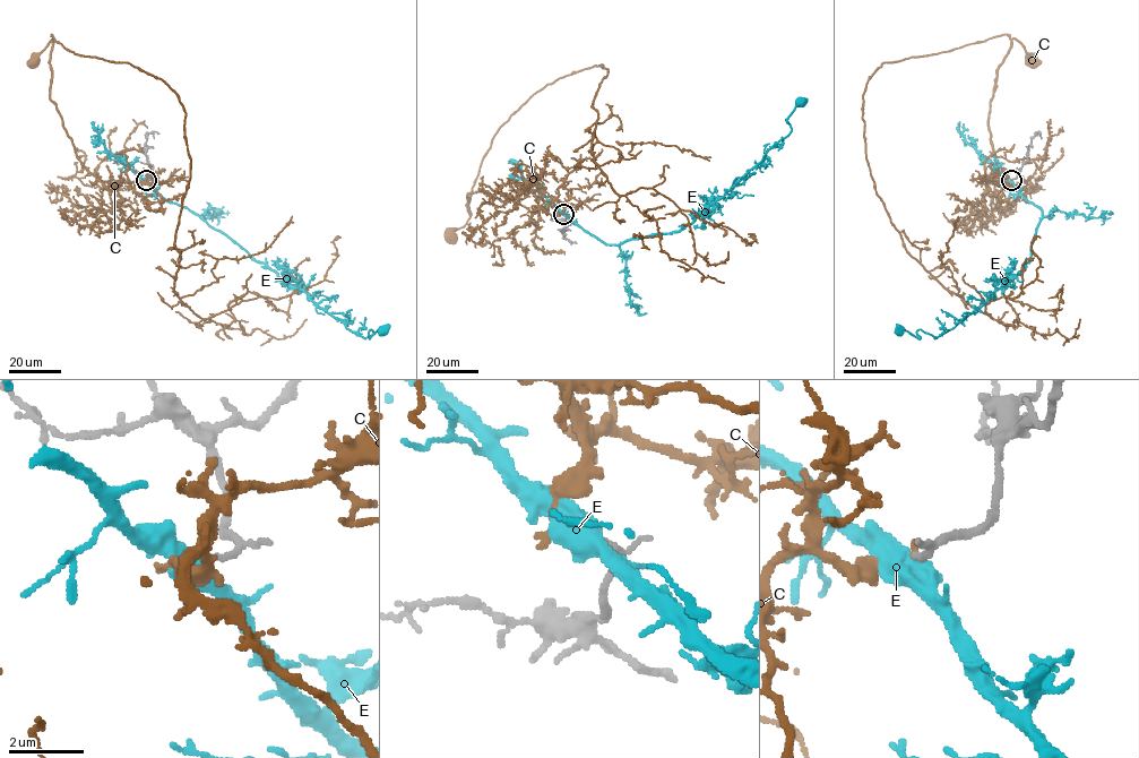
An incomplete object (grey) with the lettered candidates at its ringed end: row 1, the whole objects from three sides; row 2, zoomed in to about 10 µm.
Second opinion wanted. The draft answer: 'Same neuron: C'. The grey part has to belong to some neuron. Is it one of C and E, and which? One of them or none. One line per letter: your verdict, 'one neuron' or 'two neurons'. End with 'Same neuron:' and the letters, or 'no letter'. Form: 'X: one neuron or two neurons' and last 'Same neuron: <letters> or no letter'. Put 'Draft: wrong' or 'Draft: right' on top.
Draft: right
C: one neuron
E: two neurons
Same neuron: C

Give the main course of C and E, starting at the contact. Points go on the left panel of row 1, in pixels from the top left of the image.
C: (146, 180), (124, 181), (110, 191), (85, 166), (50, 98), (52, 39), (32, 56), (32, 62)
E: (146, 180), (166, 200), (198, 214), (302, 290), (347, 329), (364, 337), (371, 329), (370, 338), (382, 330)

